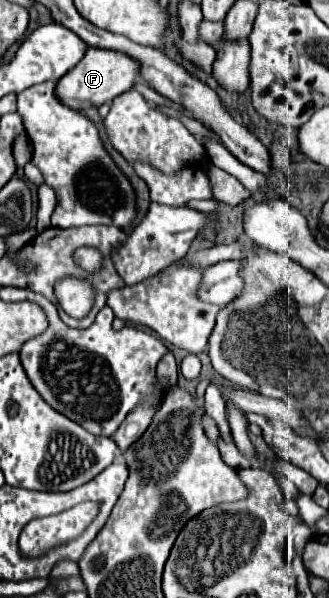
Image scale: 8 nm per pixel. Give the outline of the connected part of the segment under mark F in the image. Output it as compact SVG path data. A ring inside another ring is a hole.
M87 48L83 60L57 82L57 96L73 110L101 106L105 102L111 102L115 96L123 94L125 90L133 88L135 80L139 78L139 72L141 72L141 64L129 54L117 50Z

